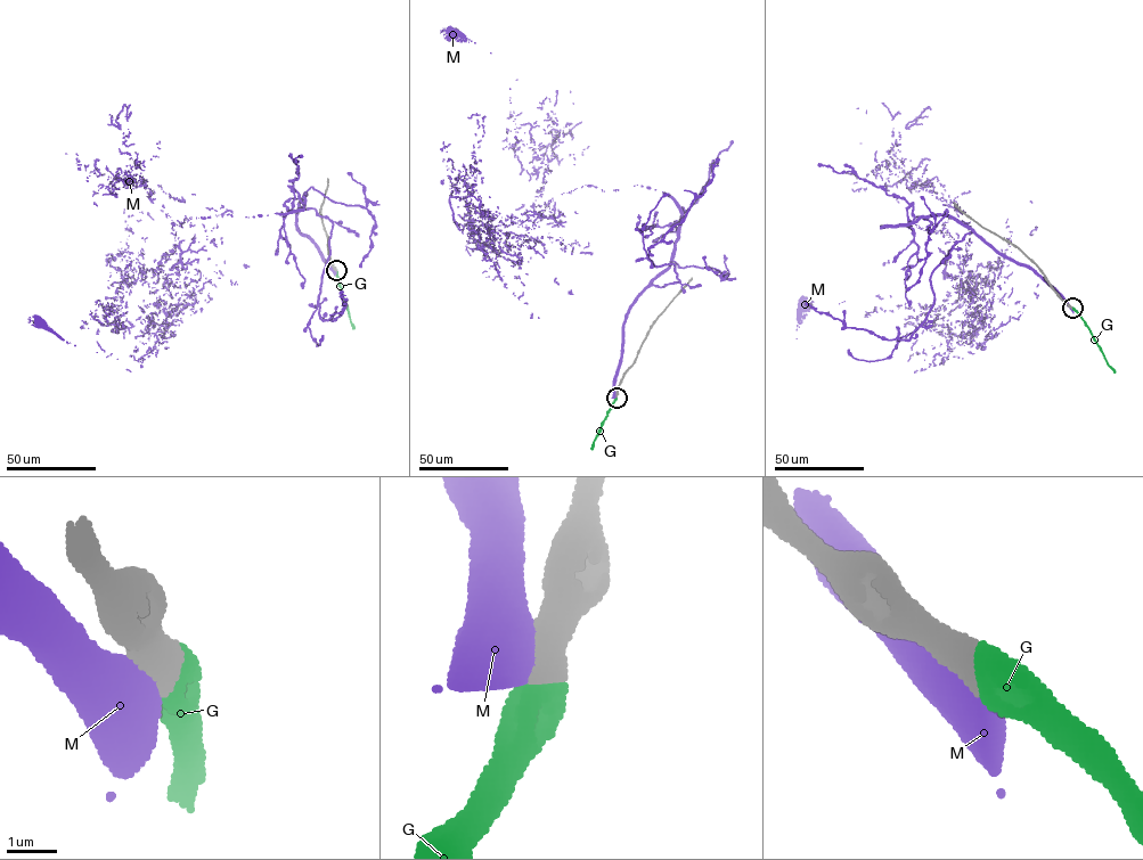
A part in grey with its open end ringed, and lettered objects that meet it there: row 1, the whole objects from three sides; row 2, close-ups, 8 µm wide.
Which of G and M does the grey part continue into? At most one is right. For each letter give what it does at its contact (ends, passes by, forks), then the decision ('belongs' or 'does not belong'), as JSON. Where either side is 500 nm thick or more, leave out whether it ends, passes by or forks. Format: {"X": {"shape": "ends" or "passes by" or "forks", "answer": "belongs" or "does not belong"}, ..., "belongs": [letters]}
{"G": {"answer": "belongs"}, "M": {"answer": "does not belong"}, "belongs": ["G"]}

